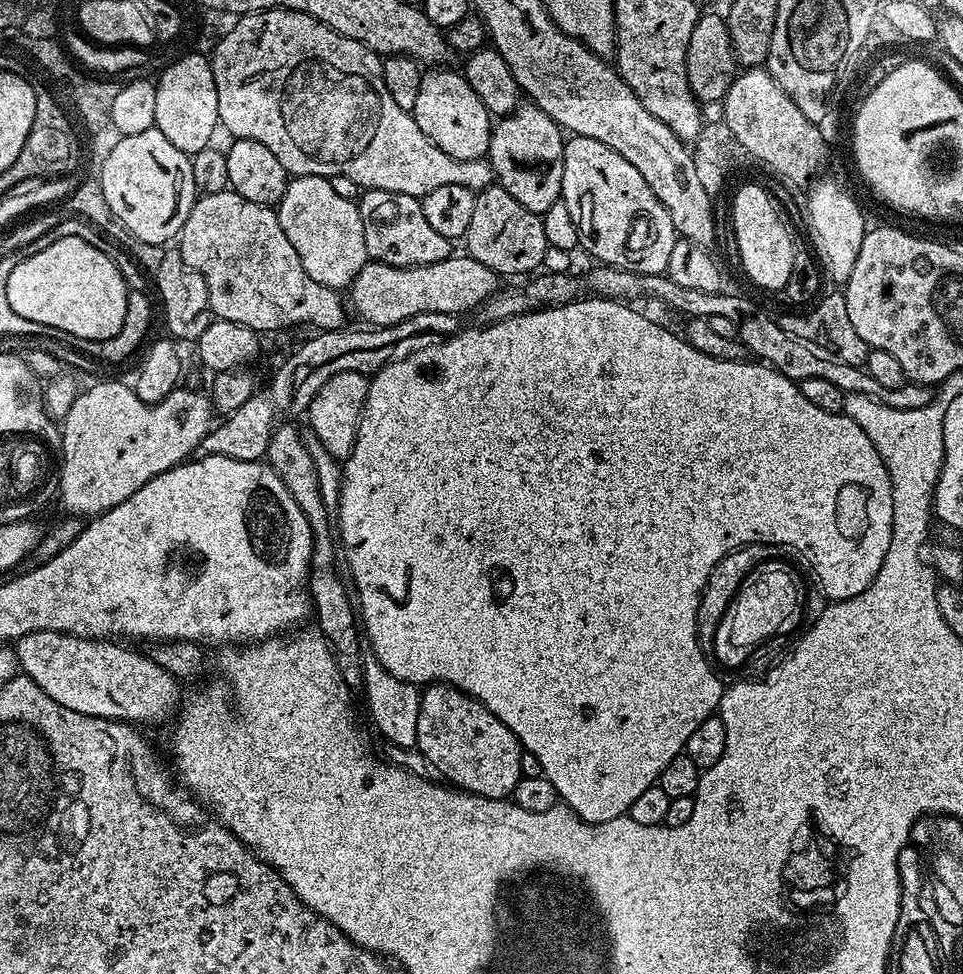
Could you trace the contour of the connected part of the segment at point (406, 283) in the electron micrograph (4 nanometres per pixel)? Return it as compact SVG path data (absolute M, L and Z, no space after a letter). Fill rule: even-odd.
M453 254L446 257L442 262L434 262L430 266L414 266L413 268L395 268L389 264L369 262L364 265L364 269L362 269L361 272L352 280L350 285L350 293L352 292L352 304L350 300L350 308L352 312L353 310L356 311L357 314L365 320L363 323L368 326L397 324L406 318L414 318L414 314L426 314L427 312L430 314L450 314L451 316L463 317L465 315L464 312L475 313L477 309L479 309L480 305L484 304L489 298L496 295L496 293L500 291L501 287L501 277L497 276L494 270L490 270L490 266L482 266L482 262L478 262L475 258L473 258L473 256L467 254L461 254L461 256L459 256L459 254Z

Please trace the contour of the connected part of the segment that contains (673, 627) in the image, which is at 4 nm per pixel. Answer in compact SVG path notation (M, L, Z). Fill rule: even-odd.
M599 298L577 299L571 304L559 304L557 308L541 308L538 312L524 312L521 316L511 316L499 320L497 324L487 326L465 327L447 338L441 339L440 344L428 344L401 360L389 359L369 379L369 392L366 394L365 406L361 411L360 425L357 427L356 441L353 452L342 464L342 479L340 482L340 526L338 522L338 540L342 545L342 556L348 559L348 568L352 571L352 580L356 583L354 596L358 601L358 616L362 621L362 630L366 640L372 643L371 655L394 678L402 678L402 682L410 682L417 686L429 684L449 684L451 688L458 688L482 702L501 720L510 731L516 735L523 751L534 754L538 762L542 762L544 777L552 783L557 797L572 811L577 812L588 824L610 822L614 818L625 815L628 807L642 794L642 790L653 787L659 781L662 770L674 762L676 756L681 755L686 746L686 738L706 722L719 709L720 699L725 685L720 684L716 677L717 669L711 663L707 664L706 654L700 649L700 640L696 636L696 615L698 602L706 582L710 578L710 570L726 558L734 549L747 544L775 544L783 546L789 544L796 548L804 544L804 552L812 563L812 572L816 575L819 591L823 592L829 601L854 598L854 594L862 594L870 582L882 570L882 558L886 558L886 550L890 550L890 538L894 526L894 498L890 486L890 474L878 454L874 450L874 442L866 438L862 426L854 422L843 411L827 413L821 407L814 406L802 394L799 383L786 378L781 372L776 372L763 362L720 361L709 354L699 353L694 346L687 343L683 335L671 332L660 324L655 324L648 316L635 312L635 307L619 300L601 300Z

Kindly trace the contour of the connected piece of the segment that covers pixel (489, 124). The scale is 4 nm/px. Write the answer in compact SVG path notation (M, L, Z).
M444 66L425 71L420 77L418 99L411 113L414 122L418 122L418 130L422 130L438 150L450 154L450 158L483 160L487 157L494 120L486 106L482 106L482 98L474 94L470 82L466 82L459 71L447 72Z

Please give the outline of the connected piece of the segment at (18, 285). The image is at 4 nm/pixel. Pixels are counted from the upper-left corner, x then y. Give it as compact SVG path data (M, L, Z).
M85 237L60 240L60 244L52 244L48 252L38 253L36 260L28 260L28 264L20 264L20 268L15 268L12 271L12 284L8 284L8 296L12 296L16 312L23 316L32 316L32 320L42 322L46 330L57 328L58 331L65 332L68 338L105 340L118 334L118 330L122 330L122 318L126 318L128 313L130 285L124 281L119 266L89 240Z

